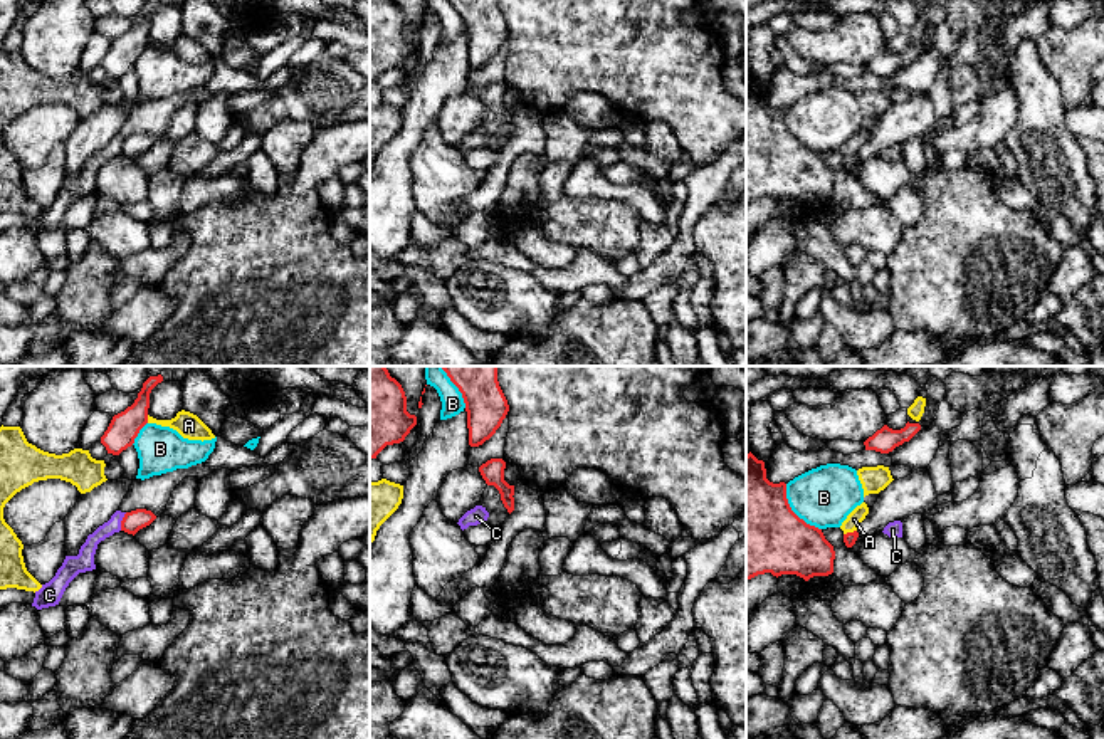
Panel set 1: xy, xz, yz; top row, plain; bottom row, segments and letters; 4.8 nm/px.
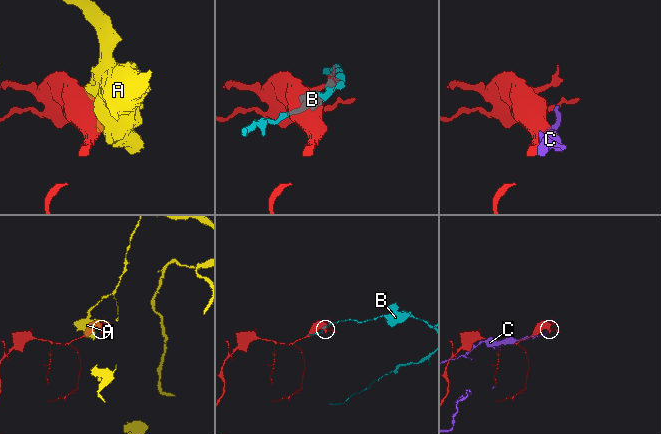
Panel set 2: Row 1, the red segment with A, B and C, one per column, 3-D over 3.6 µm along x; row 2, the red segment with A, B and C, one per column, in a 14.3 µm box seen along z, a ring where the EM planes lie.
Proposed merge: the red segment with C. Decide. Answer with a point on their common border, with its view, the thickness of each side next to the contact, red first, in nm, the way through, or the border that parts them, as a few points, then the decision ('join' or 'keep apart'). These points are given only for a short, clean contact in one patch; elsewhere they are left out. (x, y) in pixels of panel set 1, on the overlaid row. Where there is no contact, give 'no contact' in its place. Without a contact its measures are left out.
contact xy (121, 521); calibres 100 and 80 nm; keep apart

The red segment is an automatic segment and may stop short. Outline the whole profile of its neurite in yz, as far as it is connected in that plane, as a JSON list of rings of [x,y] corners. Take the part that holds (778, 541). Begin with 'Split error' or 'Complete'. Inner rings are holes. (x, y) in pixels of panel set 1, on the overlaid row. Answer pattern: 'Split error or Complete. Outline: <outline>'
Complete. Outline: [[[746,455],[746,581],[765,573],[796,574],[808,581],[833,573],[835,551],[822,529],[807,524],[790,507],[786,484],[766,479],[765,462]]]

